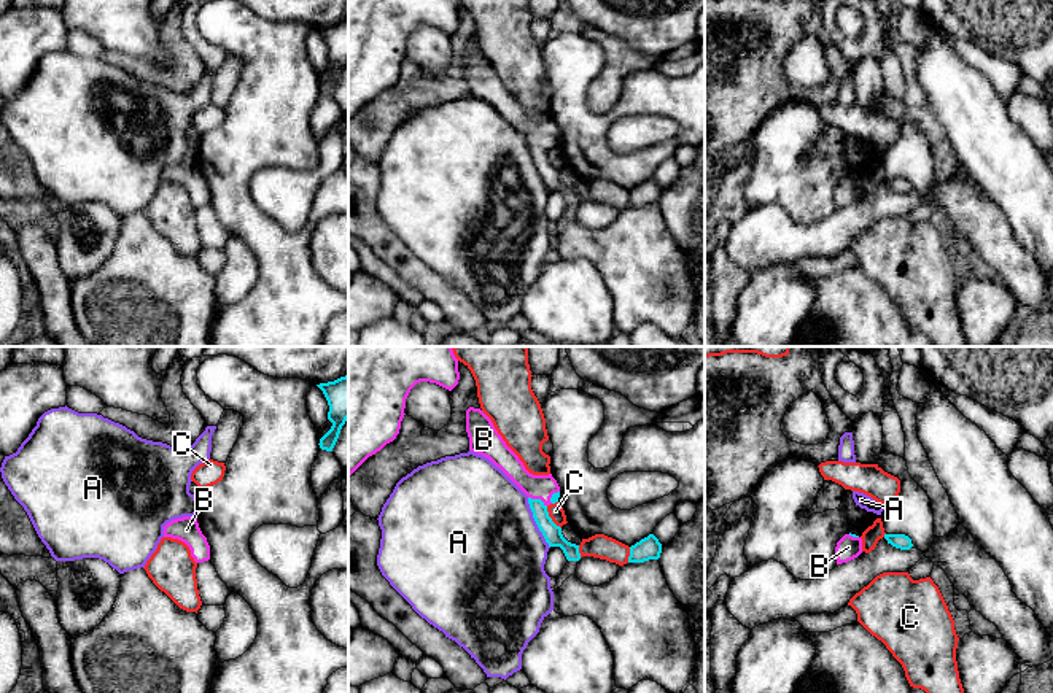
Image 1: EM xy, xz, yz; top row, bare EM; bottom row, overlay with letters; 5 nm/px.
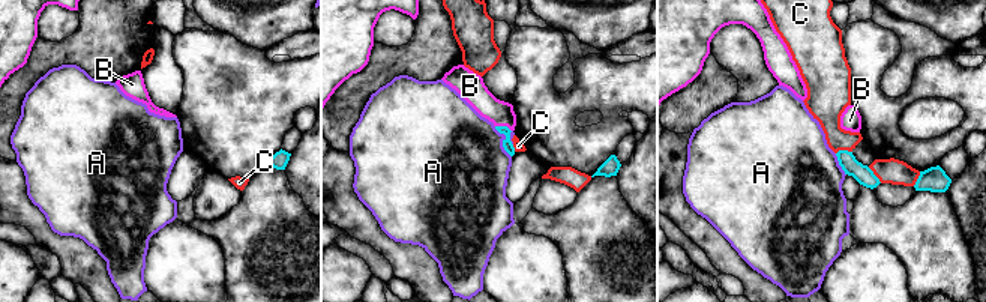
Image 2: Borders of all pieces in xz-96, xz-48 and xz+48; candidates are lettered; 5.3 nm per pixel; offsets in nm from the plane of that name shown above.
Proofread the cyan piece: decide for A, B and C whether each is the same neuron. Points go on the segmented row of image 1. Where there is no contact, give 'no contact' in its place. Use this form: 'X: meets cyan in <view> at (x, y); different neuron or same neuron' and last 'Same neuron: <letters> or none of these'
A: meets cyan in xz at (536, 523); different neuron
B: meets cyan in xz at (538, 499); same neuron
C: meets cyan in xz at (549, 517); different neuron
Same neuron: B

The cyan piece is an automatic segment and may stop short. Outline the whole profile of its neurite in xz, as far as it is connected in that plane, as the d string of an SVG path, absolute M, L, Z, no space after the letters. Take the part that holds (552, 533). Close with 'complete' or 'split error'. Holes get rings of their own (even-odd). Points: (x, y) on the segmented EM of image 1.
M480 408L466 410L466 432L469 450L488 458L528 496L533 518L549 547L560 547L568 561L579 561L579 545L563 537L561 528L552 521L547 512L547 507L558 502L560 497L560 486L552 474L530 474Z | split error

